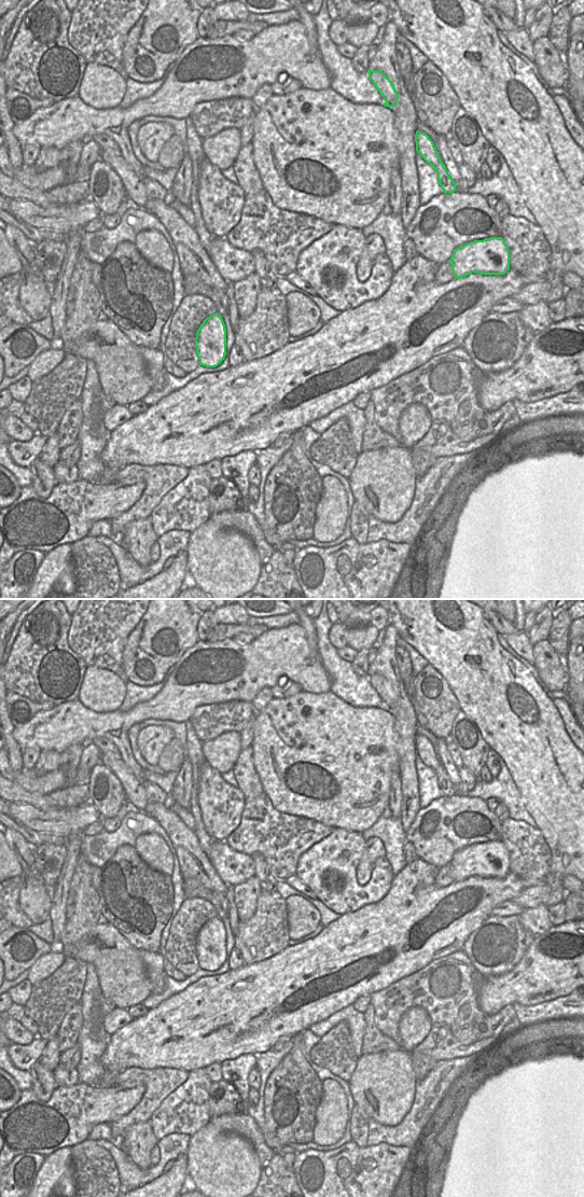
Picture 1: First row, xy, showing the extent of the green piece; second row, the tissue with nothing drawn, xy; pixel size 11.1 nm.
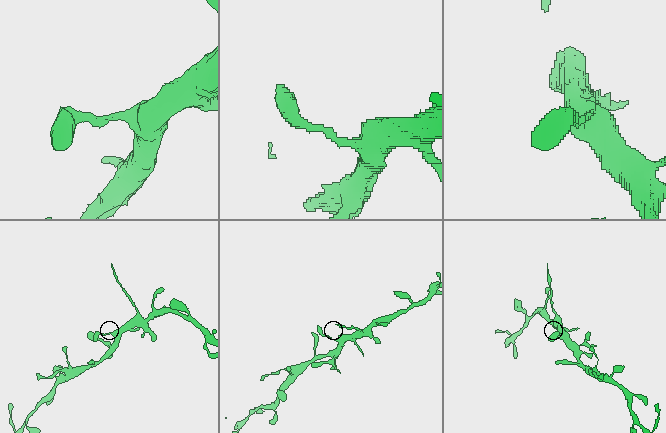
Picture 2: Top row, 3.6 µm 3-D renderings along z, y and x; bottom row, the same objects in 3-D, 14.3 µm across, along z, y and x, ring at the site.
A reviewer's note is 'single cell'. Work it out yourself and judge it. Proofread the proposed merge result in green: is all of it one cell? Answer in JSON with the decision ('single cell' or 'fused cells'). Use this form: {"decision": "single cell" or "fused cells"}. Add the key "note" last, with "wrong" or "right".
{"decision": "fused cells", "note": "wrong"}

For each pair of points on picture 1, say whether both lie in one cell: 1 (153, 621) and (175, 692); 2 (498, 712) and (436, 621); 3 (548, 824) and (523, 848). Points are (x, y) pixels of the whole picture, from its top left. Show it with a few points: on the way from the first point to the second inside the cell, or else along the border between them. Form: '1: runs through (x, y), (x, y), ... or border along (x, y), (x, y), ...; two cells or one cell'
1: border along (192, 646), (174, 664); two cells
2: runs through (492, 690), (462, 659), (462, 646), (459, 643); one cell
3: border along (537, 827), (548, 848), (550, 854); two cells

